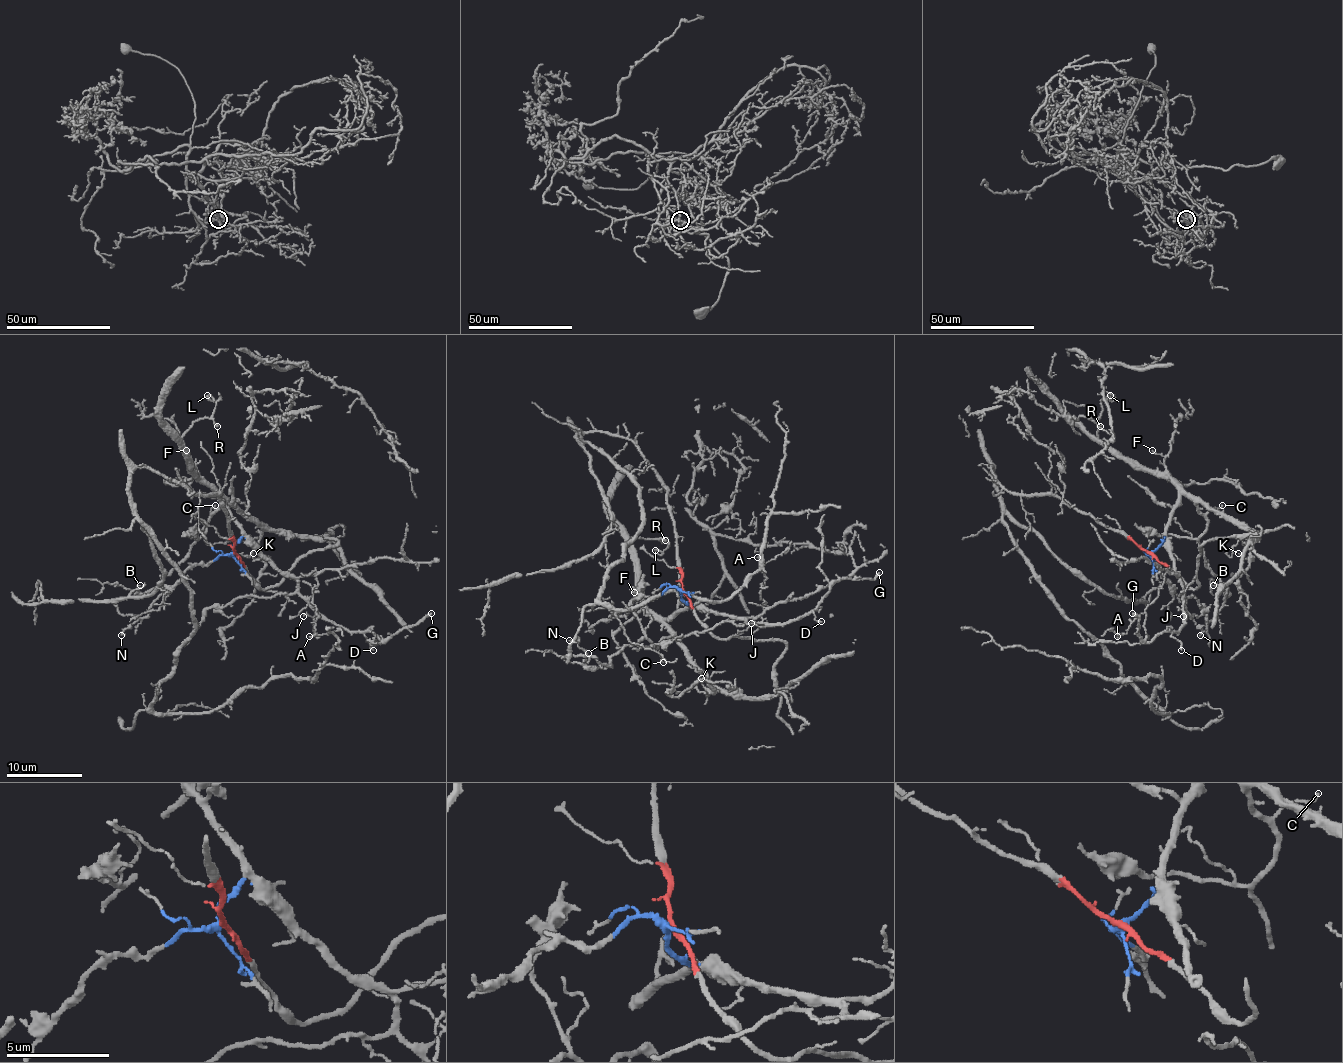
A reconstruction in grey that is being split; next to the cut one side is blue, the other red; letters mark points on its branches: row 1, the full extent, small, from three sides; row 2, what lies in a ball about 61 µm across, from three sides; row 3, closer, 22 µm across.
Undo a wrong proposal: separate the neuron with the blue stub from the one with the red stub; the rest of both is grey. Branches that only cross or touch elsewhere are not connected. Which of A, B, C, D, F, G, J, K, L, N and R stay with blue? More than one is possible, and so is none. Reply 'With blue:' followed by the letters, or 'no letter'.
With blue: A, B, C, D, F, G, J, K, L, N, R

